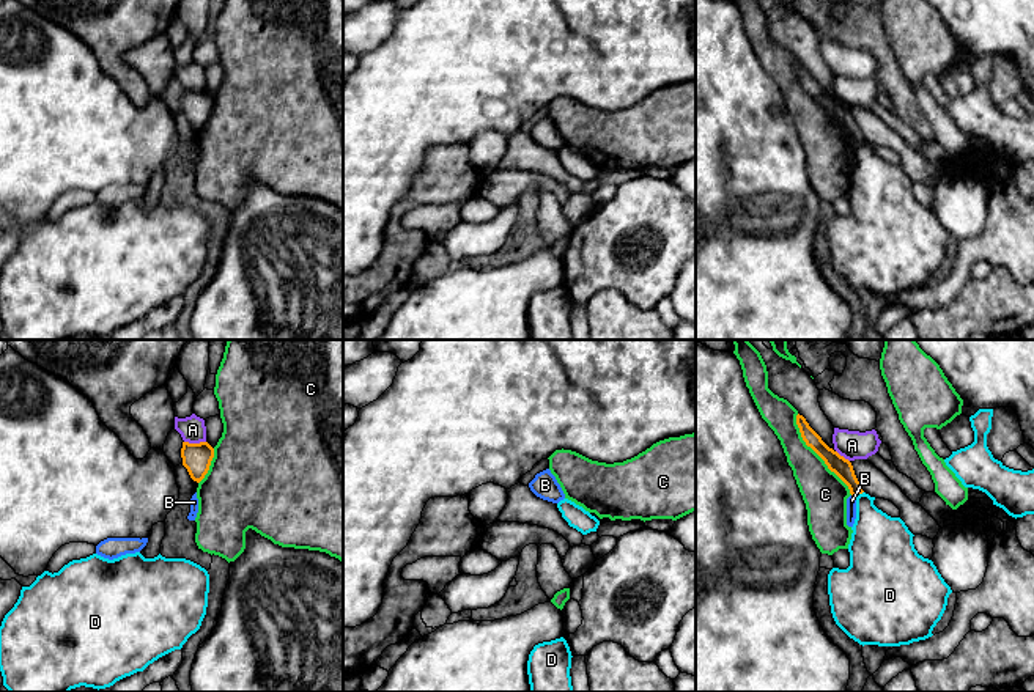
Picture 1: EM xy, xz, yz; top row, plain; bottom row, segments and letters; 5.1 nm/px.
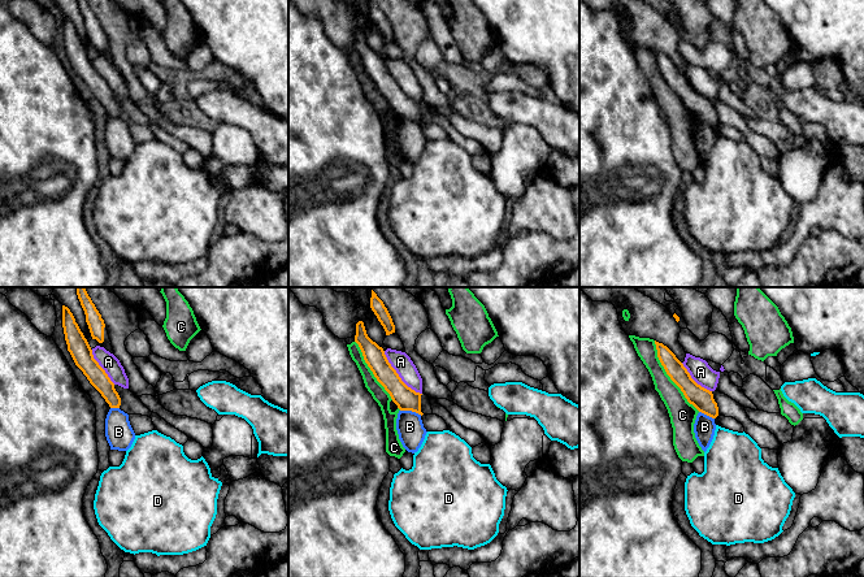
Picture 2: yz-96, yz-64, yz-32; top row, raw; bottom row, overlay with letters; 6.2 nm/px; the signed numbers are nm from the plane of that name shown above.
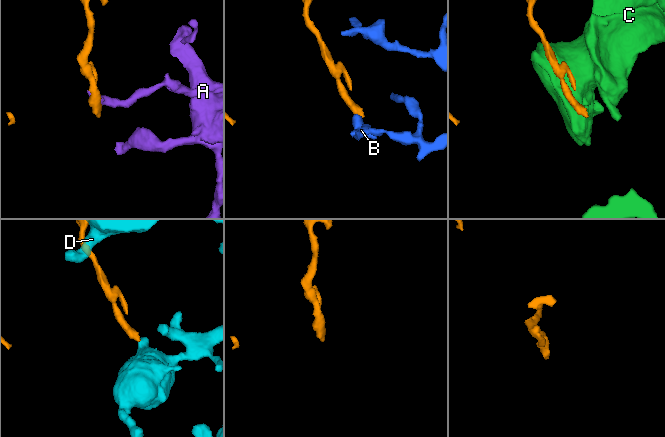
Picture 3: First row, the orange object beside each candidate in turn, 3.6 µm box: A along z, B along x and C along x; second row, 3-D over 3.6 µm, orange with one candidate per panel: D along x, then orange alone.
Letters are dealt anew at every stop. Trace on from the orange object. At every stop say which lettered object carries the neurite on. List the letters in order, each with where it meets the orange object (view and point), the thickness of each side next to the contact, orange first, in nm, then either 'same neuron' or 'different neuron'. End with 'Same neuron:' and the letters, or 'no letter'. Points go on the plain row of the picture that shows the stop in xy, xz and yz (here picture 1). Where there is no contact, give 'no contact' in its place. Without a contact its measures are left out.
A: meets orange in xy at (195, 92); 150 nm thick on the orange side, 140 nm on the other; different neuron
B: meets orange in yz at (853, 143); 100 nm thick on the orange side, 50 nm on the other; different neuron
C: meets orange in yz at (817, 101); 100 nm thick on the orange side, 220 nm on the other; different neuron
D: meets orange in yz at (860, 140); 100 nm thick on the orange side, 260 nm on the other; different neuron
Same neuron: no letter

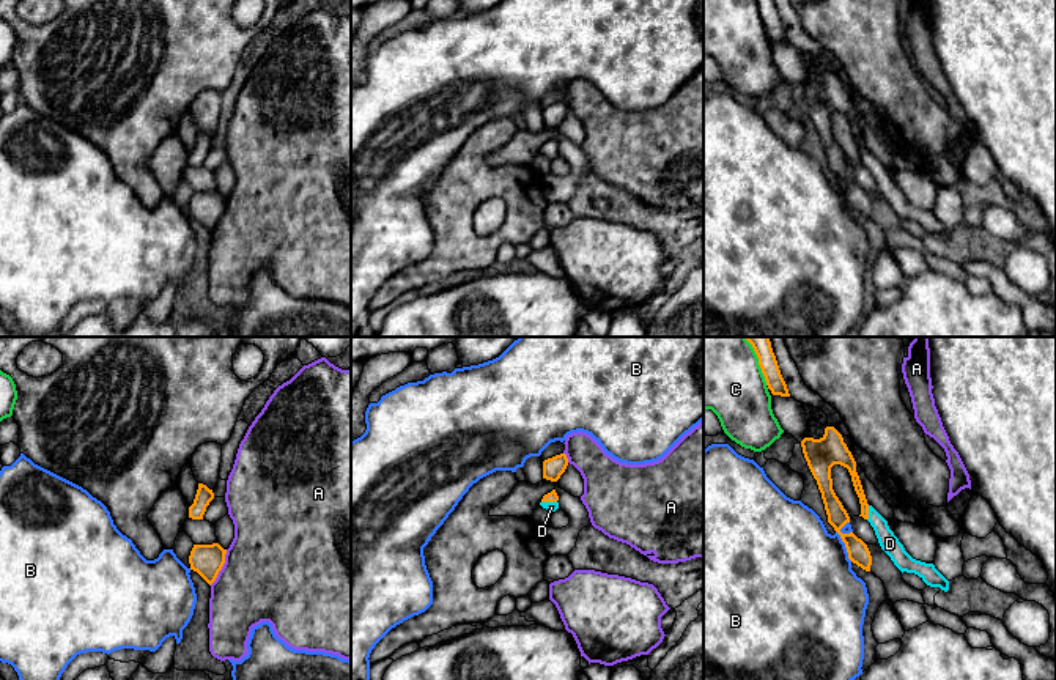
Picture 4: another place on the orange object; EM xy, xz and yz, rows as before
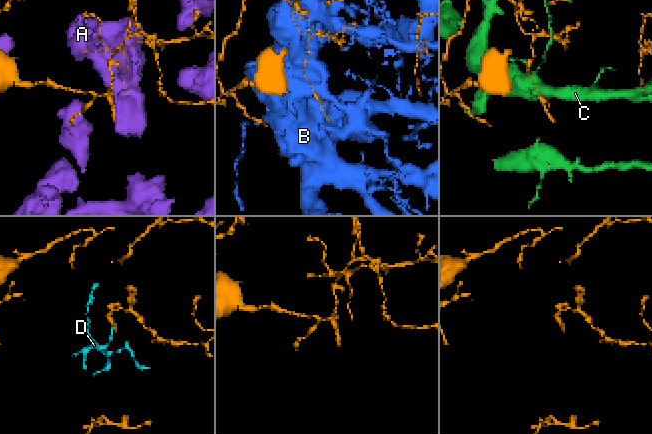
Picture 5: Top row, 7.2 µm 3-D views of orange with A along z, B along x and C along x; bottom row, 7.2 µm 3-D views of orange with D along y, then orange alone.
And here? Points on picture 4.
A: meets orange in xy at (222, 213); 160 nm thick on the orange side, 480 nm on the other; different neuron
B: meets orange in yz at (842, 188); 110 nm thick on the orange side, 460 nm on the other; different neuron
C: meets orange in yz at (760, 14); 90 nm thick on the orange side, 320 nm on the other; different neuron
D: meets orange in yz at (867, 161); 110 nm thick on the orange side, 100 nm on the other; same neuron
Same neuron: D

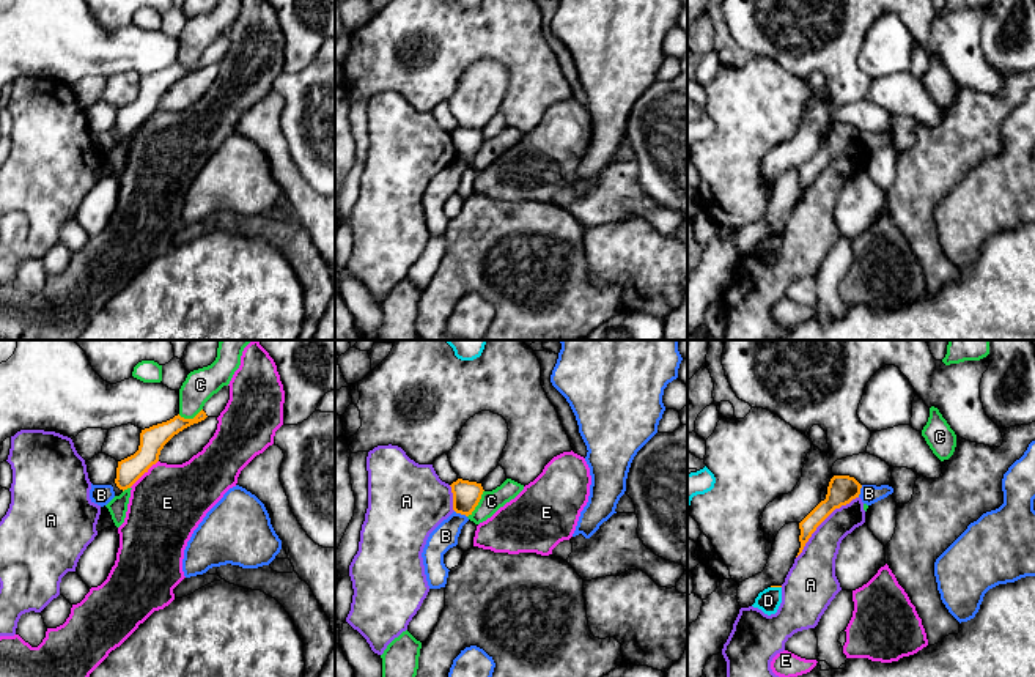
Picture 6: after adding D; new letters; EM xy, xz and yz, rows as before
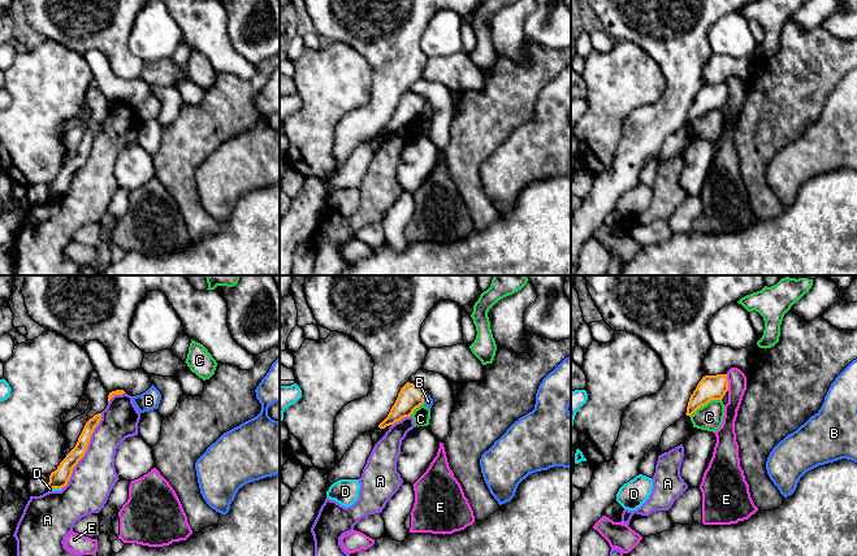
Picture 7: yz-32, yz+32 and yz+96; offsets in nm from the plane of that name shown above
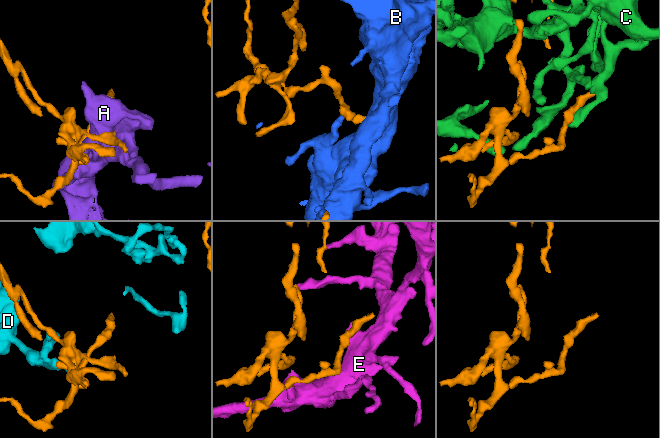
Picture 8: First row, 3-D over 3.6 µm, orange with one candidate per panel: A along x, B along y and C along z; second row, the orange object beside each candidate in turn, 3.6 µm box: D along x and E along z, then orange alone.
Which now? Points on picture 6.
A: meets orange in yz at (821, 169); 150 nm thick on the orange side, 220 nm on the other; different neuron
B: meets orange in xz at (461, 161); 140 nm thick on the orange side, 130 nm on the other; different neuron
C: meets orange in xz at (477, 151); 140 nm thick on the orange side, 110 nm on the other; different neuron
D: meets orange in yz at (776, 233); 20 nm thick on the orange side, 120 nm on the other; different neuron
E: meets orange in xy at (143, 120); 130 nm thick on the orange side, 380 nm on the other; different neuron
Same neuron: no letter

